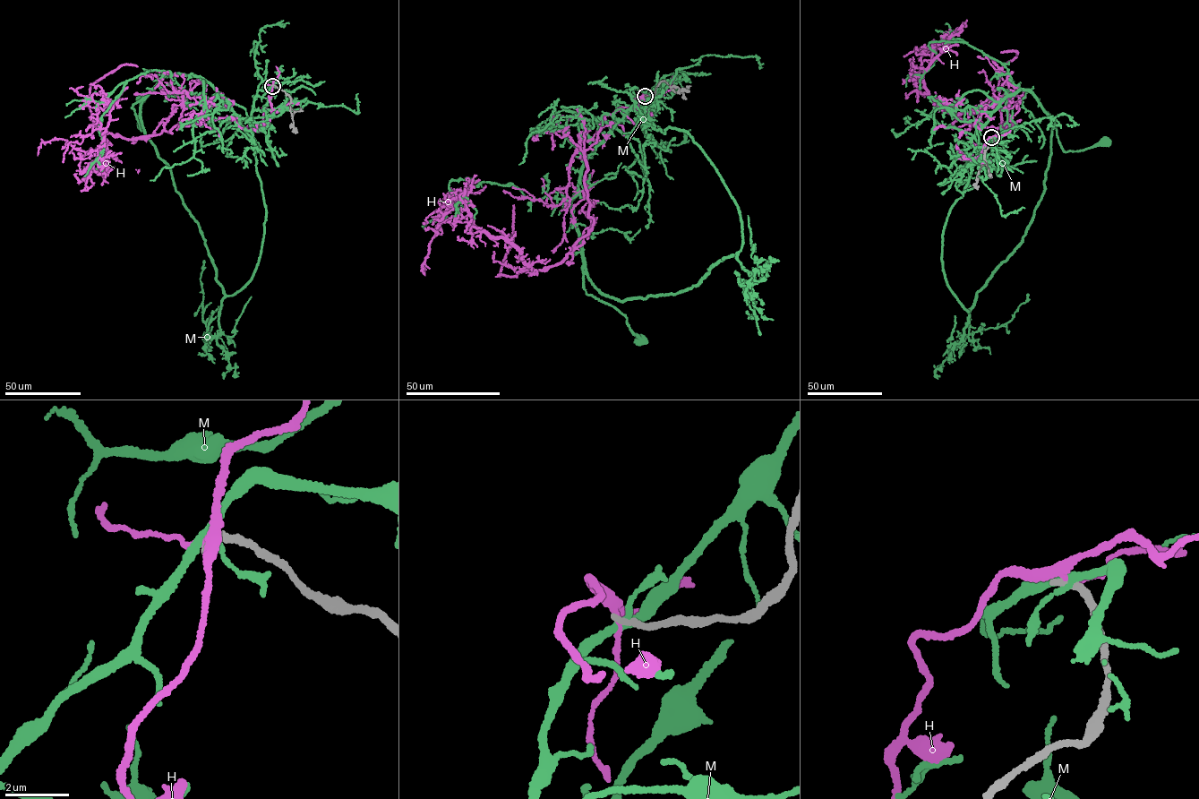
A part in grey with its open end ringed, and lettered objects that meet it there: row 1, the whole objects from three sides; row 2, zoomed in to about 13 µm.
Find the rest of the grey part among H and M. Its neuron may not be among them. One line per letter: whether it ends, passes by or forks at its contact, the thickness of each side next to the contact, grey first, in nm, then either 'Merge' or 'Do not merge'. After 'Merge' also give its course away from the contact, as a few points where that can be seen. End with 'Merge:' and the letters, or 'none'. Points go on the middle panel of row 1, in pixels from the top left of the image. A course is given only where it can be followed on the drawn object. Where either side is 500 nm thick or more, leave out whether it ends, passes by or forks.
H: It forks there. Thickness 220 nm (grey) against 220 nm. Do not merge
M: It forks there. Thickness 240 nm (grey) against 220 nm. Do not merge
Merge: none

